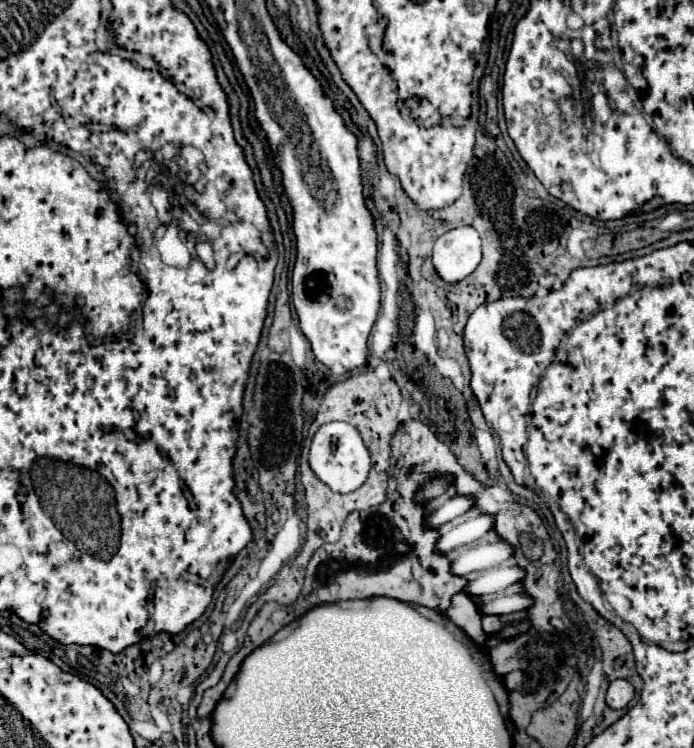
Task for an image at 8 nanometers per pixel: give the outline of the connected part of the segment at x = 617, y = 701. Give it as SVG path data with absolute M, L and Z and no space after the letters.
M614 680L614 682L610 682L608 692L606 692L606 704L612 710L626 708L632 698L634 698L634 688L632 688L630 682L626 682L626 680Z

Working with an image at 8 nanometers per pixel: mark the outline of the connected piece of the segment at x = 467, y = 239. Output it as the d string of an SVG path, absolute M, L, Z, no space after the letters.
M472 226L442 234L434 244L434 268L444 282L460 282L480 264L480 236Z

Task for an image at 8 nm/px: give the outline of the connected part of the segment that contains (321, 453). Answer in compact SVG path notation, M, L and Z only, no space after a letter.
M328 422L328 424L322 424L312 438L308 464L310 464L312 472L318 476L318 480L328 484L330 490L348 494L364 484L368 470L370 470L370 454L362 442L358 430L352 424Z

